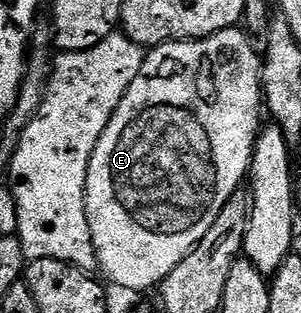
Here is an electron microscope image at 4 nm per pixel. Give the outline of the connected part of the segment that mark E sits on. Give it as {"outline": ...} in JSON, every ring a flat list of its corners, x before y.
{"outline":[[244,28,224,29,215,35,199,41,169,41,165,45,150,48,145,54,145,62,135,75,127,95,113,112,113,118,107,123,95,151,91,155,91,163,87,171,85,184,85,210,87,223,91,227,91,239,97,252,97,263,100,272,105,272,121,289,149,289,160,286,171,271,179,263,183,263,186,255,201,242,203,235,211,231,211,223,219,219,219,211,233,198,234,193,242,188,241,180,246,180,249,166,253,159,253,144,263,128,263,90,261,88,262,58,253,50,250,34]]}

